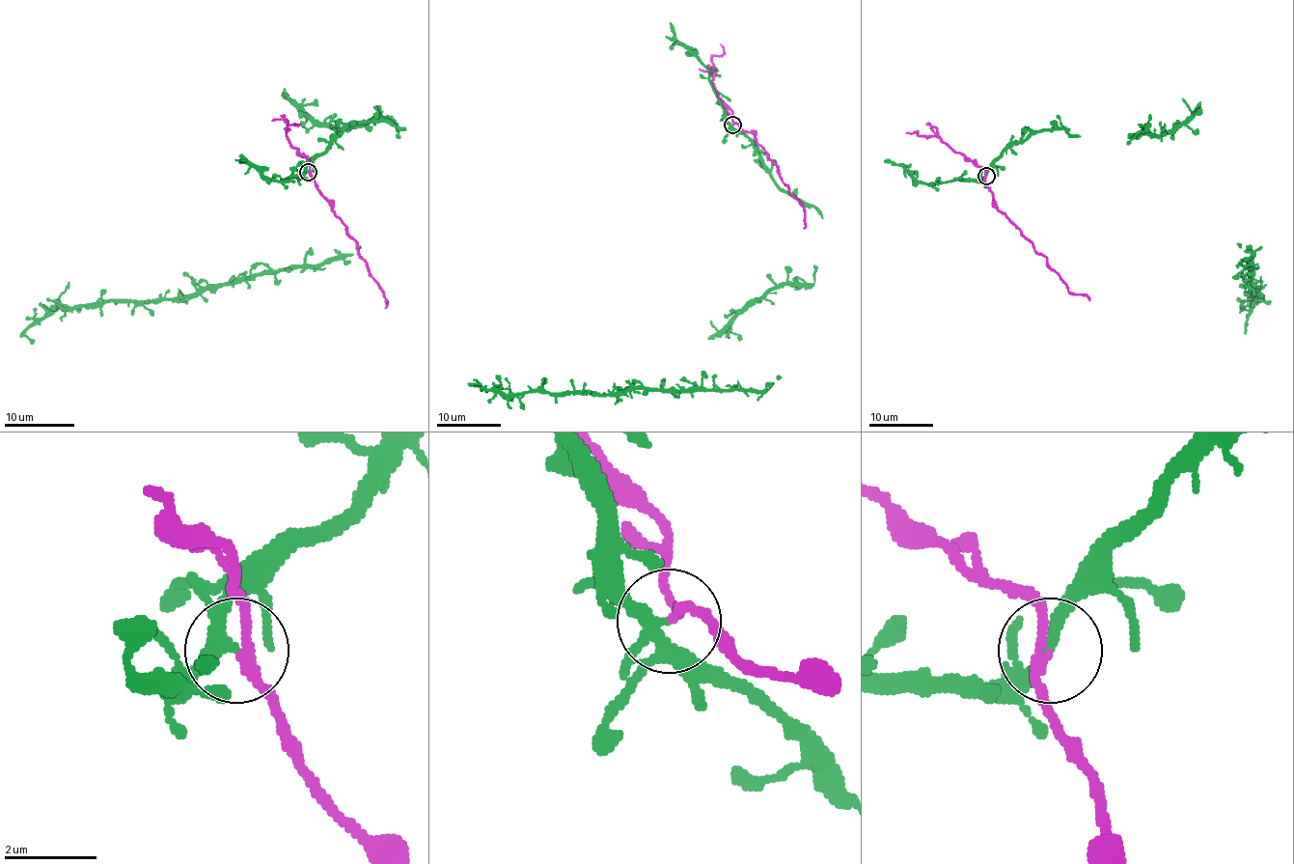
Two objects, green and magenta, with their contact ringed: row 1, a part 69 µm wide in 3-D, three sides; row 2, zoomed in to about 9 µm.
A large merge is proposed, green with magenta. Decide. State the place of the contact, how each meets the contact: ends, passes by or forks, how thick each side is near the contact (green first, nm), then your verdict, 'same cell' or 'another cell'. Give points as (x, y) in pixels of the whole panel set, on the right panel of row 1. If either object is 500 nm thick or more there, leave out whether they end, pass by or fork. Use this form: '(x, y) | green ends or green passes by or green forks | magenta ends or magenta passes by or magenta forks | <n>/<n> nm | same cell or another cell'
(986, 176) | green passes by | magenta passes by | 260/190 nm | another cell

